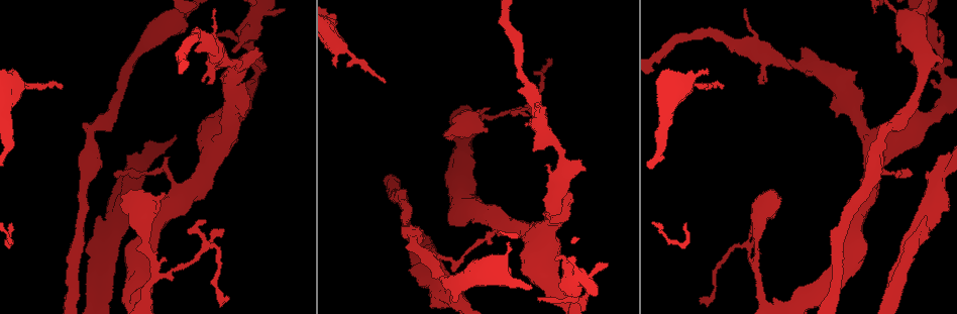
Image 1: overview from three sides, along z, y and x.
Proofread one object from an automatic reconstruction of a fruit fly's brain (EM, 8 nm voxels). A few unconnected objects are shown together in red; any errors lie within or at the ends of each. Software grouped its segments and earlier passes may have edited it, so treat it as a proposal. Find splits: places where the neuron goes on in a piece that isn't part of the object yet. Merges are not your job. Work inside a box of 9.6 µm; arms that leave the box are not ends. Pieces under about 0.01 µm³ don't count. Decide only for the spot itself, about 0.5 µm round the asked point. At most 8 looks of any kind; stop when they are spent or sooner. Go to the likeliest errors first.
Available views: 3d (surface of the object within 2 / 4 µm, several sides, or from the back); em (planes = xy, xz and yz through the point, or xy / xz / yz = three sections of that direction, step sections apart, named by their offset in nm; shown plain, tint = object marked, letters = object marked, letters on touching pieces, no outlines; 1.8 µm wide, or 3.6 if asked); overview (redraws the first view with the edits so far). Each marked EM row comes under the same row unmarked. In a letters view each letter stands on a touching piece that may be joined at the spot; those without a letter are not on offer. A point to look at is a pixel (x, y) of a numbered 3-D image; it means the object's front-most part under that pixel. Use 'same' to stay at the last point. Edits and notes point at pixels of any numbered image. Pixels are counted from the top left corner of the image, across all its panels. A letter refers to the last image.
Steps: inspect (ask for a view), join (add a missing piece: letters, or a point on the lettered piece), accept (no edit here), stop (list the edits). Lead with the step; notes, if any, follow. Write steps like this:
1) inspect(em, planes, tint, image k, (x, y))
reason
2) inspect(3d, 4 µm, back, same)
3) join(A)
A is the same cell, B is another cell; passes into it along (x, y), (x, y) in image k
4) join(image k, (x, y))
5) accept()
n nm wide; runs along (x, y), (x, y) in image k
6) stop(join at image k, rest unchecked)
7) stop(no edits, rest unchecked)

inspect(em, planes, letters, image 1, (334, 66))
an open end

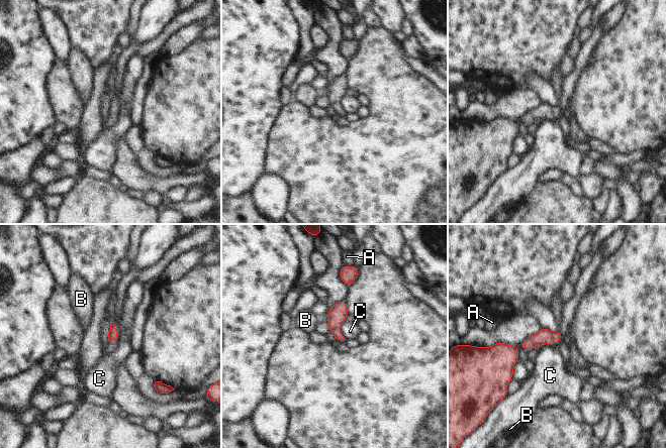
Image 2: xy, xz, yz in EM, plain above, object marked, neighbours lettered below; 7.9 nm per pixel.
accept()
C touches over 160 nm; A, B and C are other cells; border along (347, 319), (340, 328), (345, 338) in image 2; none of them fits

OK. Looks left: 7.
inspect(em, yz, step 8, tint, image 1, (456, 302))
free end

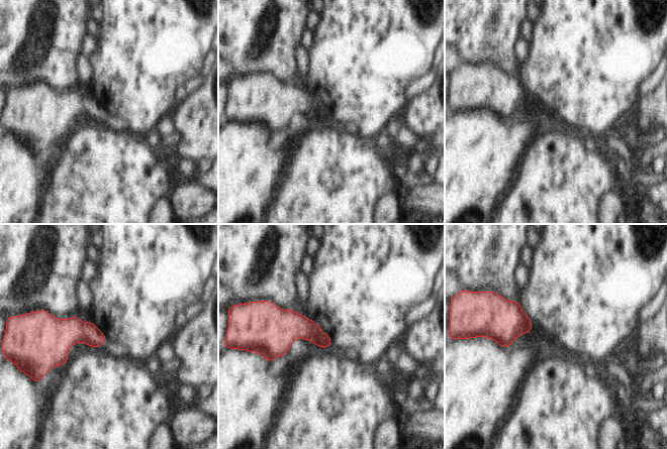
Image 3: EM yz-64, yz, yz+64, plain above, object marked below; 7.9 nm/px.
inspect(em, planes, letters, same)
another direction

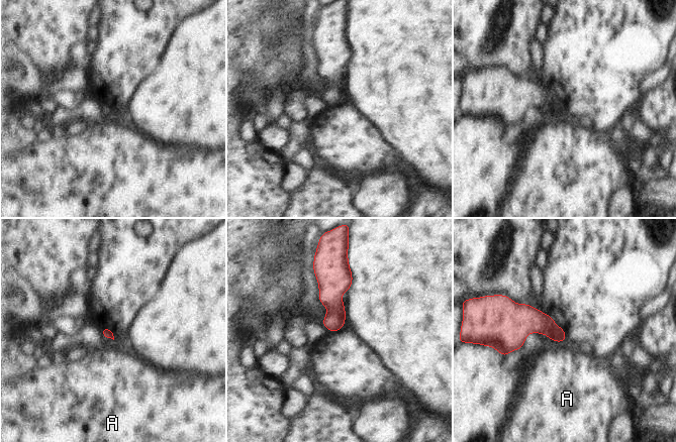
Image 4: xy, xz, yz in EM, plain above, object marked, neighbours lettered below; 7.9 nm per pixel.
accept()
A is another cell; border along (551, 340), (564, 342) in image 4; none of them fits

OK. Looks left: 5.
inspect(em, yz, step 16, letters, image 1, (888, 278))
an open end

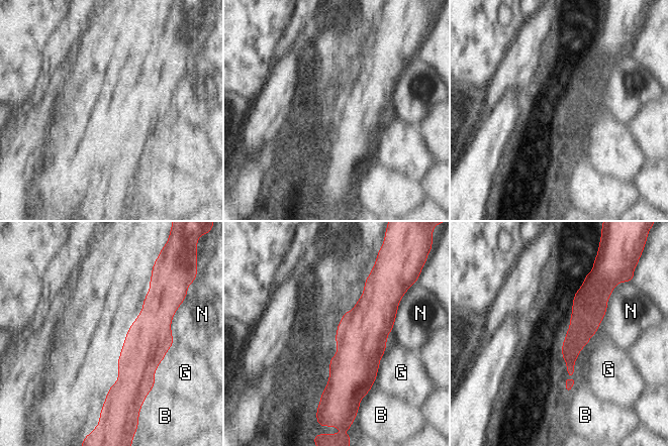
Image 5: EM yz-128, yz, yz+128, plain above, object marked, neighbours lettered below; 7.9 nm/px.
accept()
B, G and N are other cells; runs along (586, 281), (568, 385) in image 5; no lettered piece goes on from it

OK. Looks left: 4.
inspect(em, planes, letters, image 1, (455, 307))
free end

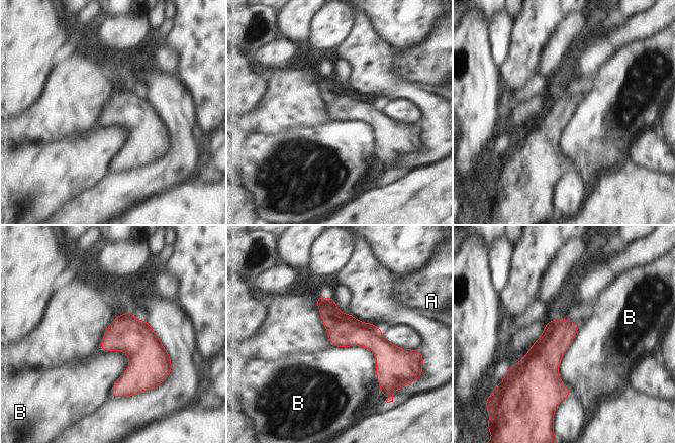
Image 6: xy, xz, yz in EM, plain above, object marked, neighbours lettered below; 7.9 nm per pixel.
accept()
240 nm wide; B touches over 550 nm; A and B are other cells; none of them fits

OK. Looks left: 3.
stop(no edits, rest unchecked)

